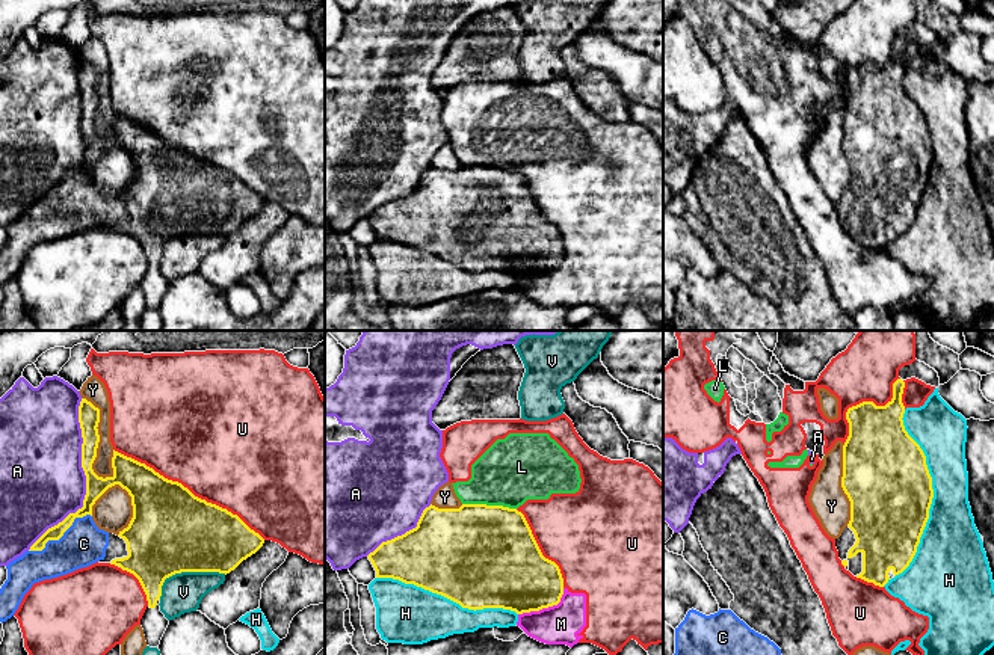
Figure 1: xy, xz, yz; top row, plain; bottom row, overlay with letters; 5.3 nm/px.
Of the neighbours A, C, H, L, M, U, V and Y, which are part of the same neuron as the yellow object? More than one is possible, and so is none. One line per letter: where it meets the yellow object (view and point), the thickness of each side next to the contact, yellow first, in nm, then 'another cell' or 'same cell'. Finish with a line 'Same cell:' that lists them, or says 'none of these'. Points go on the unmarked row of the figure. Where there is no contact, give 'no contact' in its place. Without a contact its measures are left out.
A: xy (86, 142) | 160/440 nm | another cell
C: xy (61, 198) | 80/240 nm | same cell
H: yz (932, 156) | 460/280 nm | another cell
L: xz (490, 168) | 500/360 nm | another cell
M: xz (546, 269) | 380/200 nm | another cell
U: xy (188, 151) | 440/500 nm | another cell
V: xy (186, 233) | 440/220 nm | another cell
Y: xy (98, 103) | 160/110 nm | another cell
Same cell: C

